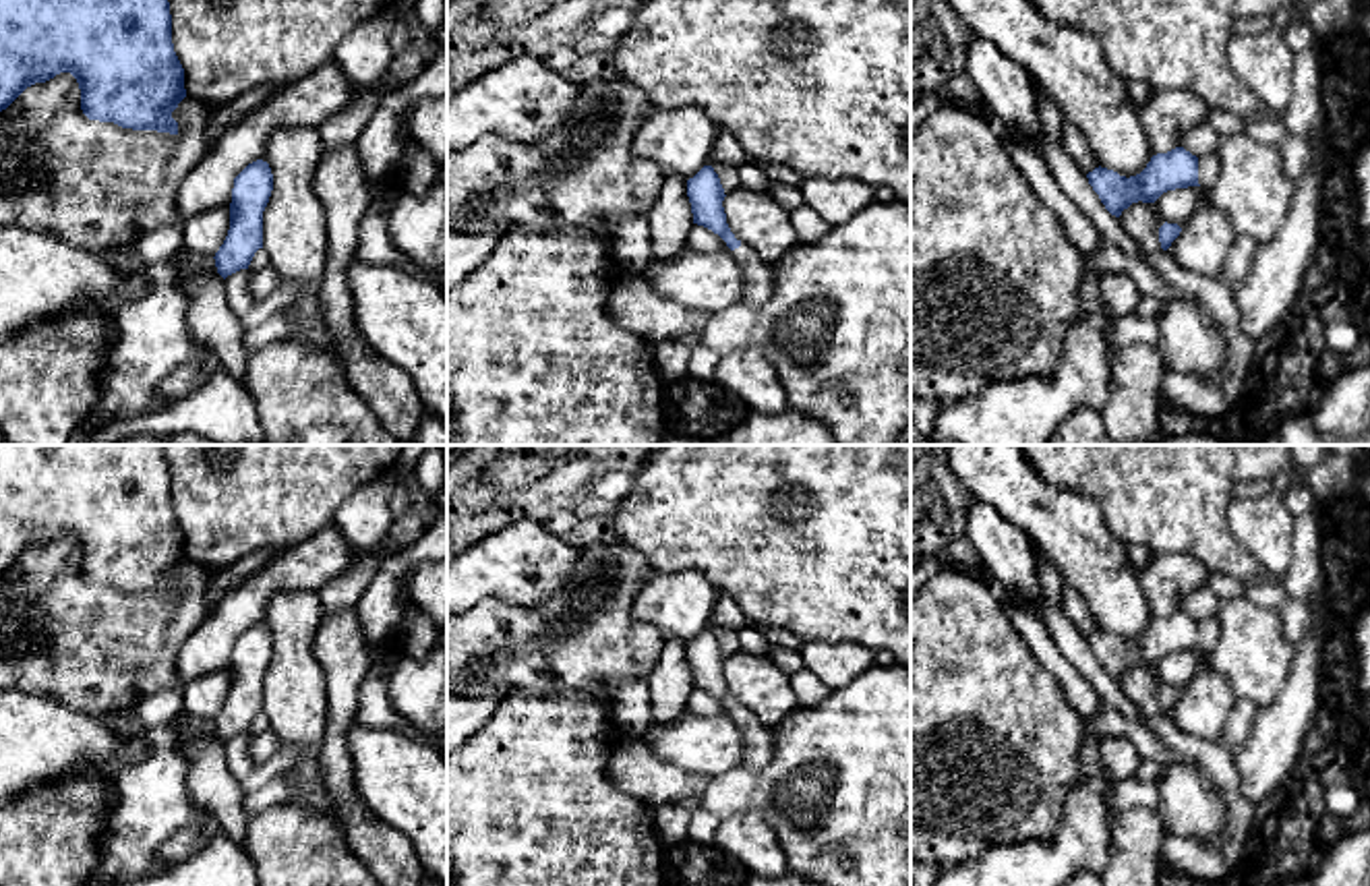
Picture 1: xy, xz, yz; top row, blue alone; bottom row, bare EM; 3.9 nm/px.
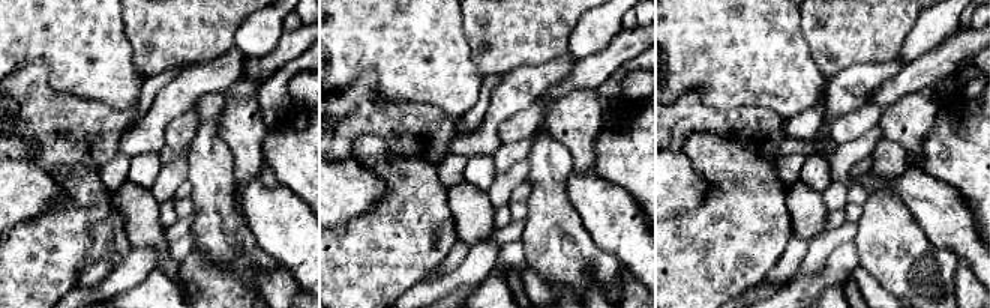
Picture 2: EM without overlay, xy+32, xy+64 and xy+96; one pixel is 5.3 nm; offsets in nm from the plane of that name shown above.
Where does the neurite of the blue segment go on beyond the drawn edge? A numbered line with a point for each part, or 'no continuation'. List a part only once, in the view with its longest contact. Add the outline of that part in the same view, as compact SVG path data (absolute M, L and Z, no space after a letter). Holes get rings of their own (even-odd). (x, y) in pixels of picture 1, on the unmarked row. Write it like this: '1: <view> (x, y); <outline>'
1: xz (758, 737); M745 706L735 714L728 712L728 716L745 737L745 766L760 772L772 758L772 729Z

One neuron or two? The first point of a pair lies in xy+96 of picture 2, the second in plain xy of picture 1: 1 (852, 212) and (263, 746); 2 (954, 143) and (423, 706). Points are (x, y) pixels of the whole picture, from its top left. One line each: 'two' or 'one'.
1: one
2: one

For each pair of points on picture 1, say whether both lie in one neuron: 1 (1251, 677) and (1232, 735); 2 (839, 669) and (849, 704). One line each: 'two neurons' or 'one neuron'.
1: two neurons
2: two neurons

